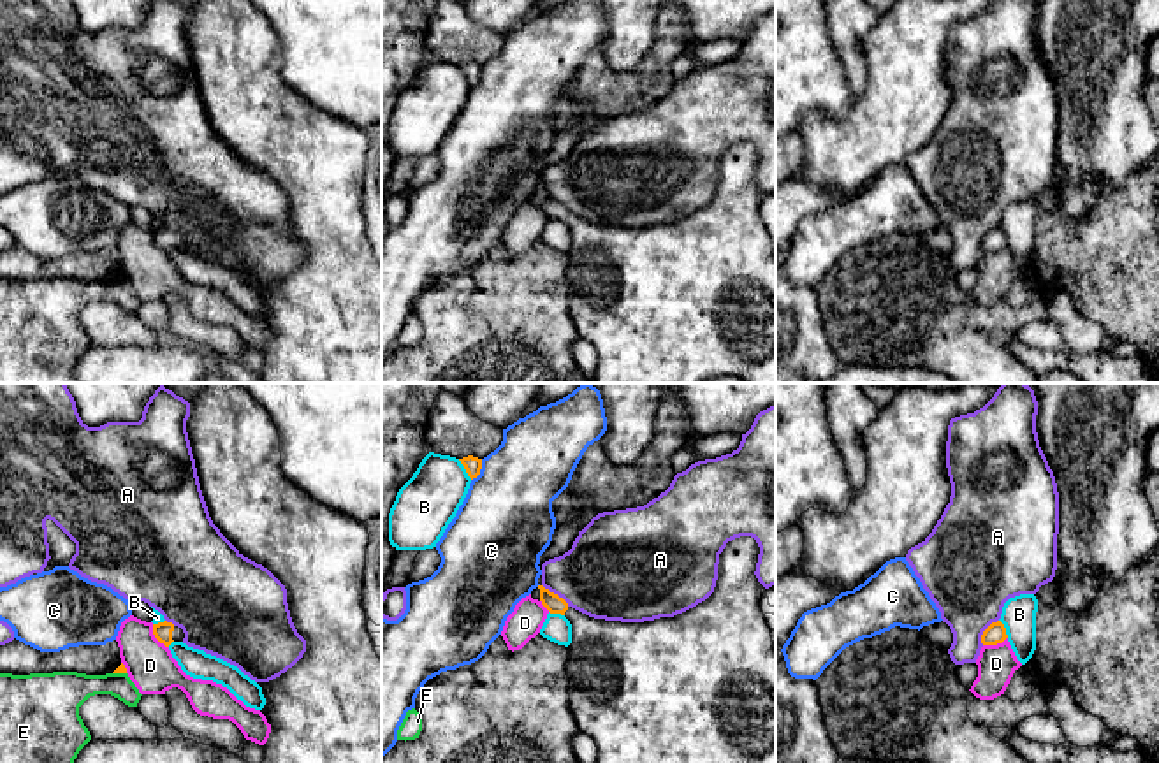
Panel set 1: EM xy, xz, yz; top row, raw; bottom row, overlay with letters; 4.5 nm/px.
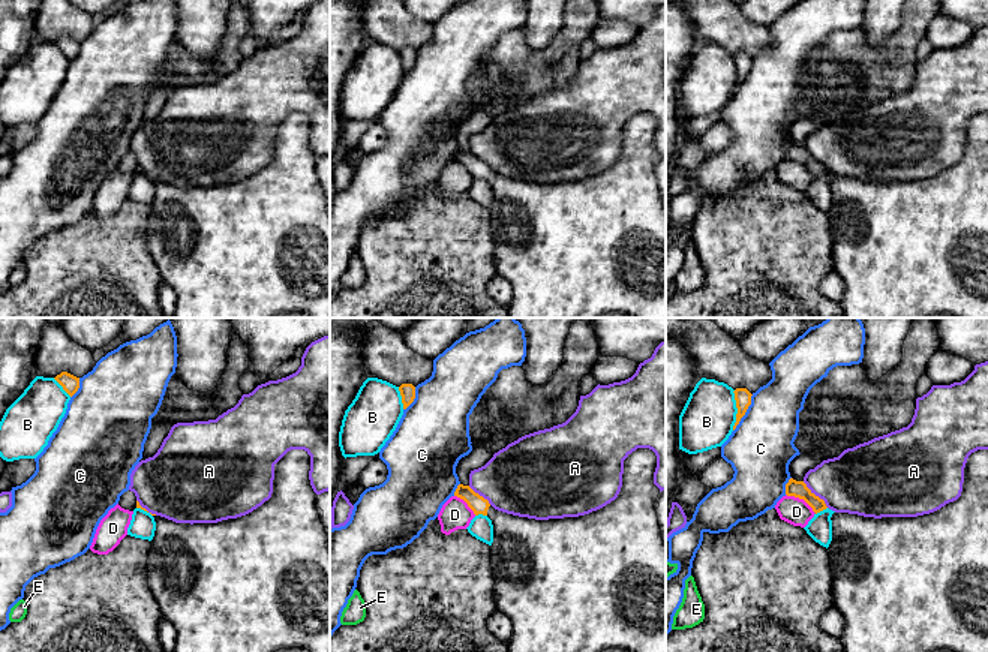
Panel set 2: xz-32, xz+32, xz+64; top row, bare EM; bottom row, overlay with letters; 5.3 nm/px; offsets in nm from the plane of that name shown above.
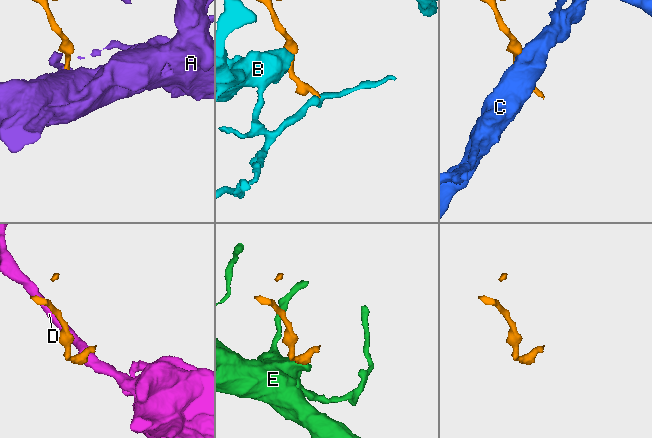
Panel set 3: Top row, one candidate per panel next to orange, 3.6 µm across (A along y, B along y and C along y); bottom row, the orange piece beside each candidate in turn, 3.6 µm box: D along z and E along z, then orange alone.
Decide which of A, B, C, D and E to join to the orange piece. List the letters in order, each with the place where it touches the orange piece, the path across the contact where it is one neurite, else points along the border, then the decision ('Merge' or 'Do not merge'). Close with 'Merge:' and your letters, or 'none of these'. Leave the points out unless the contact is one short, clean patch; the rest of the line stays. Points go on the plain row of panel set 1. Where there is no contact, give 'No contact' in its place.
A: Touches orange at xz (556, 201). Do not merge
B: Touches orange at xz (465, 74). Do not merge
C: Touches orange at xz (481, 74). Do not merge
D: Touches orange at xy (155, 243). Boundary: xy (152, 231), (152, 239), (167, 254). Do not merge
E: Touches orange at xy (120, 278). Boundary: xy (113, 278), (125, 280). Do not merge
Merge: none of these

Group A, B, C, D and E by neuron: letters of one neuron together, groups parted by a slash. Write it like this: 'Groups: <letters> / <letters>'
Groups: A / B / C / D / E

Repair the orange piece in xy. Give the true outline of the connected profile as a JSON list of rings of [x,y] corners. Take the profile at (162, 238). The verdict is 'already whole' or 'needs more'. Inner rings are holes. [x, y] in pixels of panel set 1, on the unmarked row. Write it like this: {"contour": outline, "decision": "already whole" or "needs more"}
{"contour": [[[167,227],[153,230],[153,241],[165,253],[169,253],[172,248],[183,248],[185,244],[183,236]]], "decision": "needs more"}

